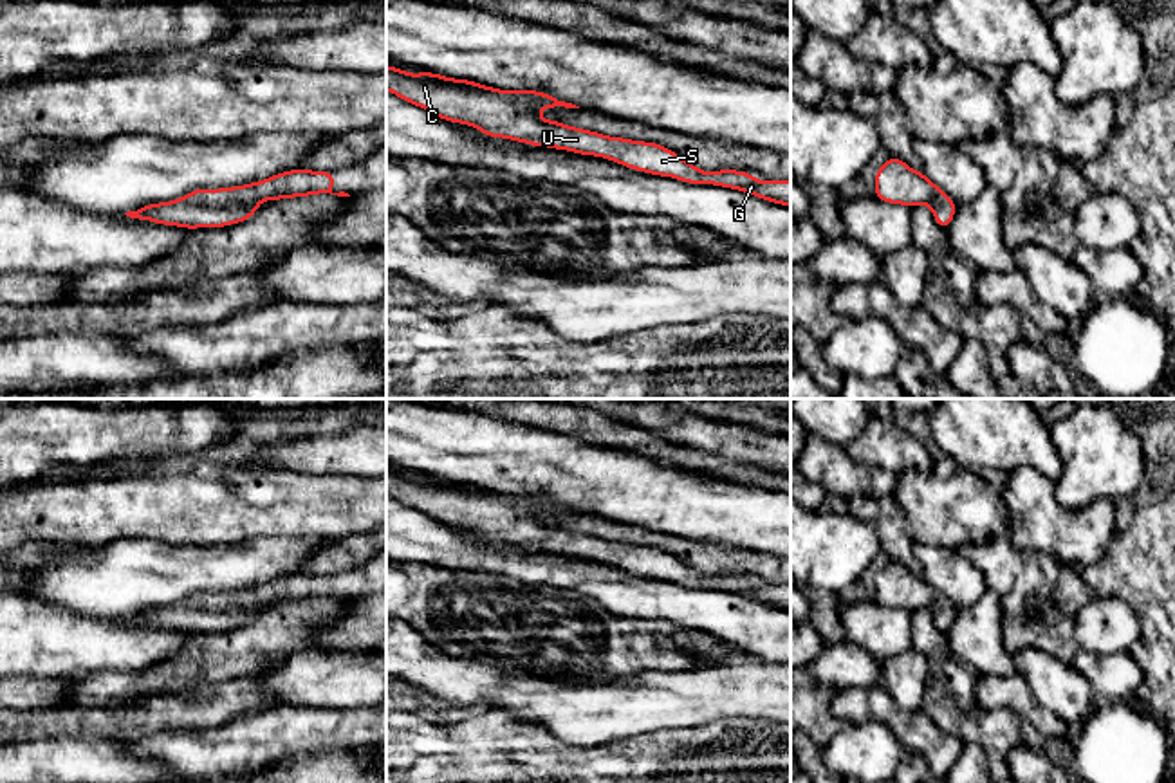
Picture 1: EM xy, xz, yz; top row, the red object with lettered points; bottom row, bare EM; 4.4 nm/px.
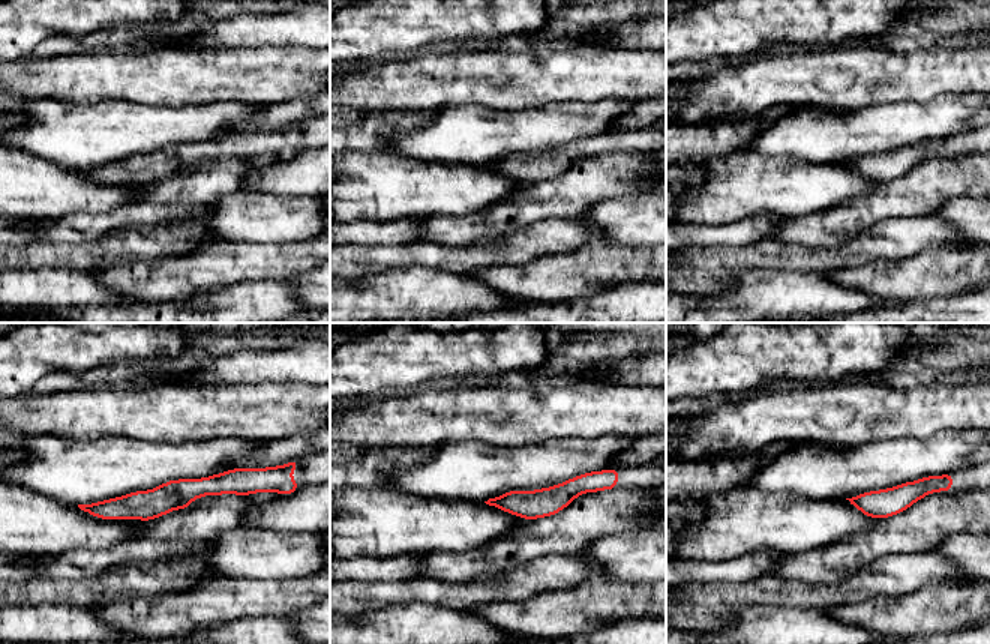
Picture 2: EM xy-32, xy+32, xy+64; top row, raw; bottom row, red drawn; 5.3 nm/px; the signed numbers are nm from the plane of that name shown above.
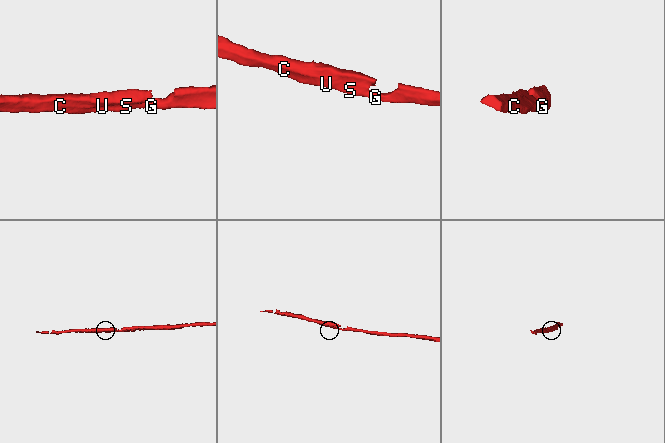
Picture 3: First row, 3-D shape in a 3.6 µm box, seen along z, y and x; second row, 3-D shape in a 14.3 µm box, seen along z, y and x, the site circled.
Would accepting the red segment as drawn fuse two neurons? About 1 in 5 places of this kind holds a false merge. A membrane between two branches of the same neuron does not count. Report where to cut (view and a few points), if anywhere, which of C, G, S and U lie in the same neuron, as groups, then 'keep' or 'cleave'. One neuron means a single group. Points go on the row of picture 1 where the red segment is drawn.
cut none; groups C G S U; keep

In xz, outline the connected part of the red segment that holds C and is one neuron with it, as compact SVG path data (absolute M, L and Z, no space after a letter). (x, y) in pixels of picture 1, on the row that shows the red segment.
M386 65L386 90L440 119L469 124L487 137L605 157L630 170L673 177L688 184L733 188L780 206L791 206L791 180L756 180L749 171L736 170L700 171L675 152L655 143L608 137L558 121L545 121L538 115L540 108L579 108L545 92L507 92L426 70L410 74L390 65Z

